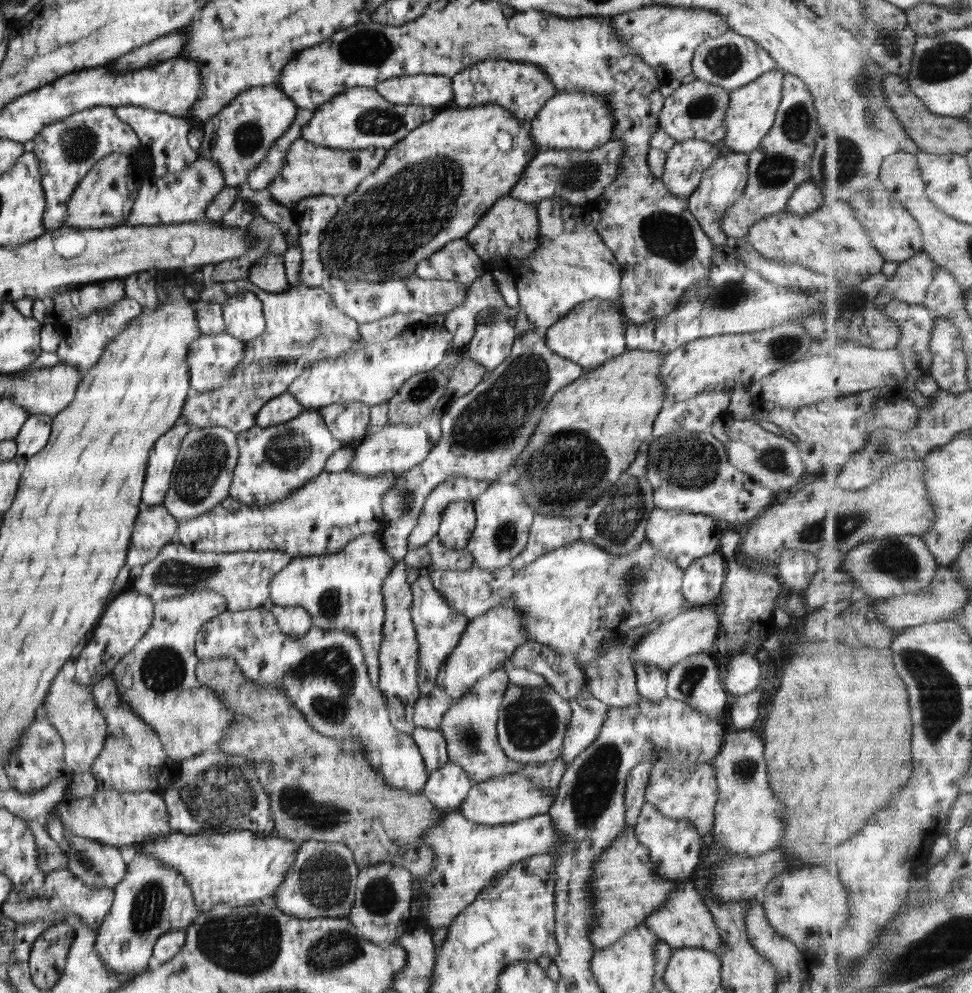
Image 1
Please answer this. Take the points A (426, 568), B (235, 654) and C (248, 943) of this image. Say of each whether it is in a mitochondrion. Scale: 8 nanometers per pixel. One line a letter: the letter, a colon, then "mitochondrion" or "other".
A: other
B: other
C: mitochondrion

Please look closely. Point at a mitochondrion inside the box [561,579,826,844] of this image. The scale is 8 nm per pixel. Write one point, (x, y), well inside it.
(594, 787)

